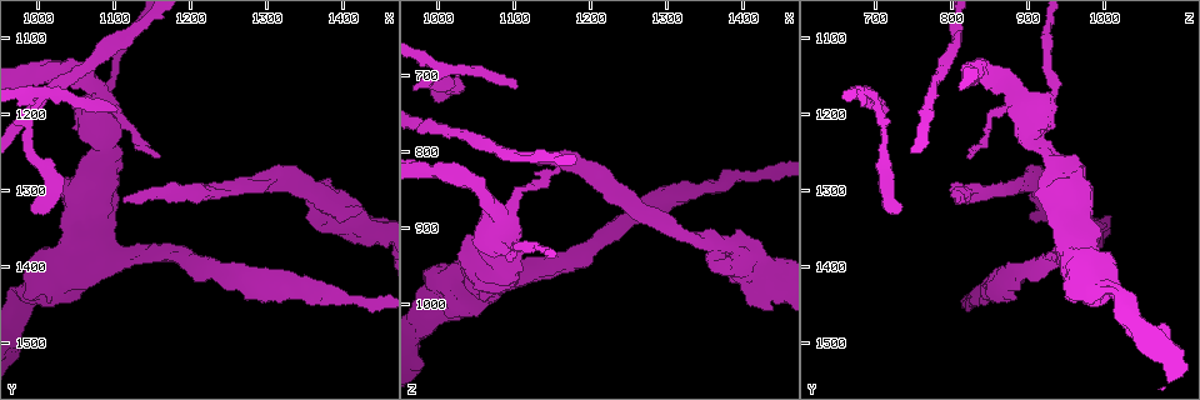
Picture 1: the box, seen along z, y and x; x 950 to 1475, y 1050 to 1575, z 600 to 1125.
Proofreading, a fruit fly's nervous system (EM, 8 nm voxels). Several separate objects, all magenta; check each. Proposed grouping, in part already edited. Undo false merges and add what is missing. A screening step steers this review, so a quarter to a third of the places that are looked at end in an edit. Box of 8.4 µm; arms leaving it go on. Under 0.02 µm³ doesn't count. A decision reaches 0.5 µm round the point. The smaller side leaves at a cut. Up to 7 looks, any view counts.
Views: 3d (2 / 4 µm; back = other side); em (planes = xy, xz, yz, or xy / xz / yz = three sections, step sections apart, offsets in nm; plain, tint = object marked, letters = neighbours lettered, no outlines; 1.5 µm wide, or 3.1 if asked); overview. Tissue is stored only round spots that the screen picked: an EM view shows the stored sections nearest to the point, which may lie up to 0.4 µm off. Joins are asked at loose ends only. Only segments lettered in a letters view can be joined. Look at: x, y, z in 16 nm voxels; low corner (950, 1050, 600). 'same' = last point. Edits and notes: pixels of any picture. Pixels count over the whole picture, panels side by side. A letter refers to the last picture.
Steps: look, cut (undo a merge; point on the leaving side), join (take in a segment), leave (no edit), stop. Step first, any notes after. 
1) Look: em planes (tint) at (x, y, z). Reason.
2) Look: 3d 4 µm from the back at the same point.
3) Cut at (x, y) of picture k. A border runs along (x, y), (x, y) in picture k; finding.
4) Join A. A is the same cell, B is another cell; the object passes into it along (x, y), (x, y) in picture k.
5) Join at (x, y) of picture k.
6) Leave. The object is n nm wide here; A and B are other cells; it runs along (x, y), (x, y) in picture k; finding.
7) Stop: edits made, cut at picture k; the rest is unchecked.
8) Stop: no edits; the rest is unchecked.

Look: em xz step 4 (letters) at (1115, 1315, 810). An open end.

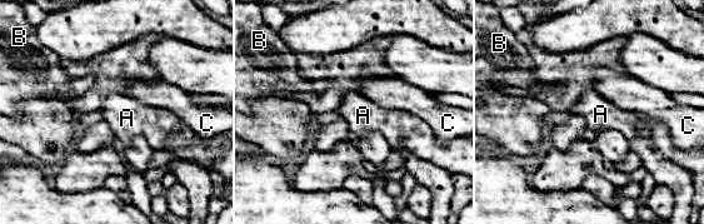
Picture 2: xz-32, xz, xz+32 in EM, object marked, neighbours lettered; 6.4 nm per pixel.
Look: em planes (letters) at the same point.

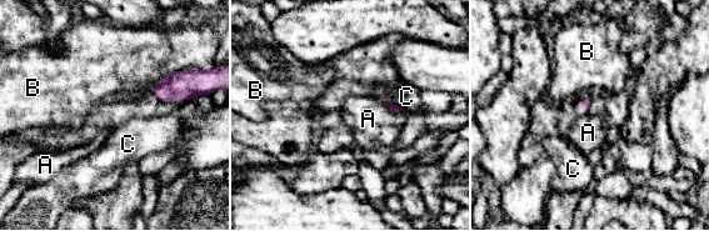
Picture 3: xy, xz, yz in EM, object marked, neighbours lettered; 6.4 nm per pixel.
Leave. The longest contact is with B, 260 nm; A, B and C are other cells; a border runs along (382, 104), (394, 110), (403, 110) in picture 3; none of them fits.

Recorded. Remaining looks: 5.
Look: 3d 4 µm at (1110, 1265, 955). Thick end.

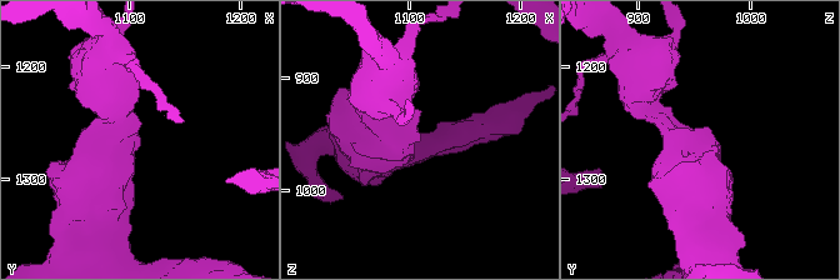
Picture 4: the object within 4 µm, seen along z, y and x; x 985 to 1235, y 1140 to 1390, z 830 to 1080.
Look: em yz step 4 (letters) at (1112, 1264, 954). Now the EM.

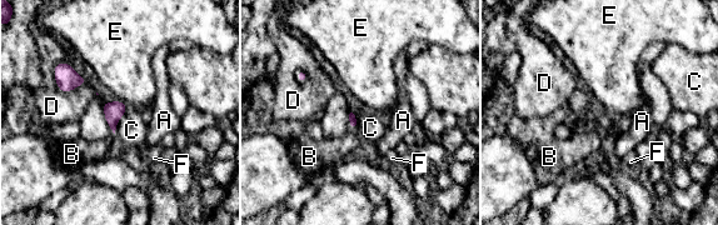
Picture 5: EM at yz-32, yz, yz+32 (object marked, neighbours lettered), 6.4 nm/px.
Leave. A, B, C, D, E and F are other cells; a border runs along (118, 99), (128, 108) in picture 5; none of them fits.

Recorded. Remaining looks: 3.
Look: 3d 2 µm at (1100, 1195, 710). An open end.

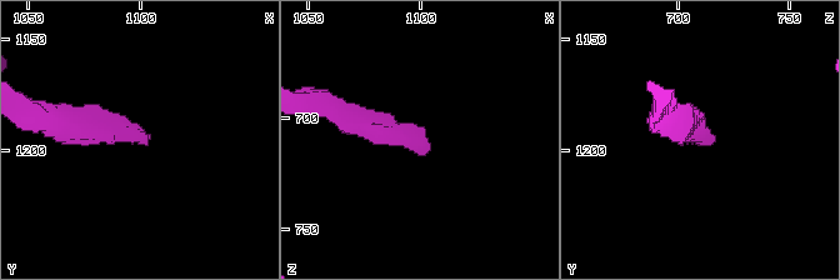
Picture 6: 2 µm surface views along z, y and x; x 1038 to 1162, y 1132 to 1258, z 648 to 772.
Look: em xy step 8 (letters) at (1105, 1195, 711).

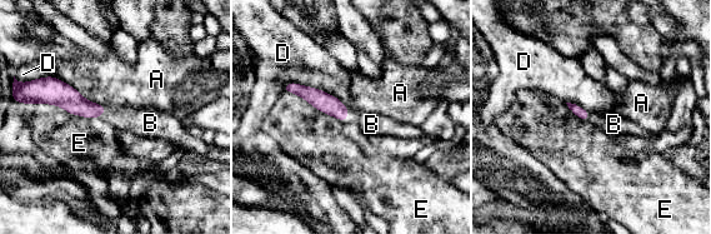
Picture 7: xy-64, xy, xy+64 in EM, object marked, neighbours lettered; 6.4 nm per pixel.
Look: em planes (letters) at the same point.

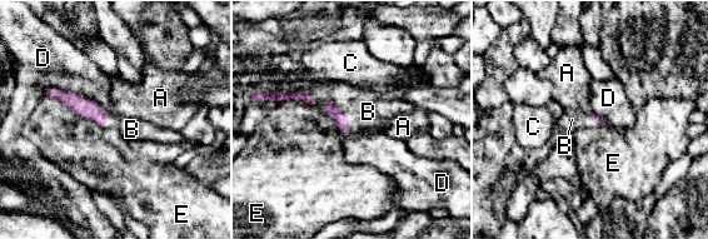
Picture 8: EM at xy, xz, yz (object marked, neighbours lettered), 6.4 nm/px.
Join B. The longest contact is with E, 460 nm; B is the same cell, A, C, D and E are other cells; the object passes into it along (332, 109), (347, 118), (368, 111) in picture 8; it goes on there.

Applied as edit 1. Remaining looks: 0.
Stop: edits made, join at picture 8; the rest is unchecked.

